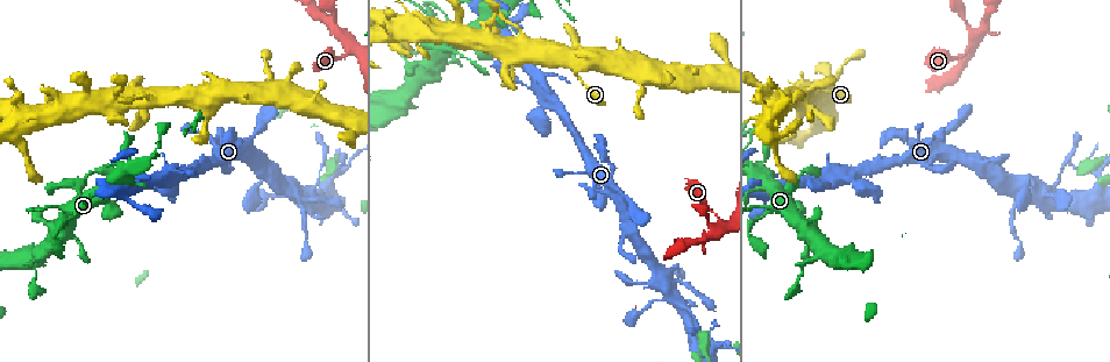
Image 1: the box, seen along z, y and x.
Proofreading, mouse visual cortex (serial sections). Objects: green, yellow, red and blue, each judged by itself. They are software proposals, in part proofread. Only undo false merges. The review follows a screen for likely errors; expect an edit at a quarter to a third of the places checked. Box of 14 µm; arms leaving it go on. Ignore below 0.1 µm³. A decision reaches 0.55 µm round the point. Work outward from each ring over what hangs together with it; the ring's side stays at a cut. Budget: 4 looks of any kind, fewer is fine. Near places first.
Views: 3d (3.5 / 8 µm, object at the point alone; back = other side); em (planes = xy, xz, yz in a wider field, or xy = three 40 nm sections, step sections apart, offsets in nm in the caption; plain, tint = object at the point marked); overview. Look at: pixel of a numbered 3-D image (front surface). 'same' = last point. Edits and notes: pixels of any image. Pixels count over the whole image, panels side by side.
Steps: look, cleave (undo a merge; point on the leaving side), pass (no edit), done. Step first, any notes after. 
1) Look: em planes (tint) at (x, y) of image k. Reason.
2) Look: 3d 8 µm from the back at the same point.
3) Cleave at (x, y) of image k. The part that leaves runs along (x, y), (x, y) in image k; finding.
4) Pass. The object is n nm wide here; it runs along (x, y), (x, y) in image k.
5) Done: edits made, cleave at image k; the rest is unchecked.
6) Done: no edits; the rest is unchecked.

Look: 3d 8 µm from the back at (722, 346) of image 1. Sudden change in width.

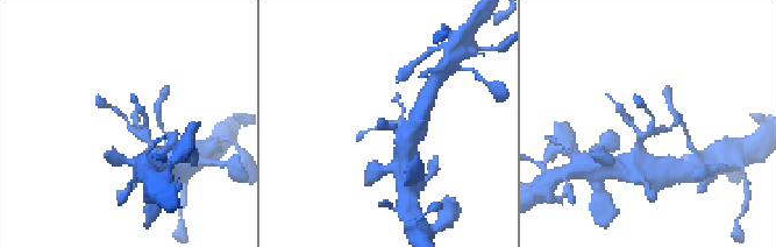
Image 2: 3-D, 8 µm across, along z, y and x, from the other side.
Look: em xy step 1 (tint) at (653, 127) of image 2. Now the EM.

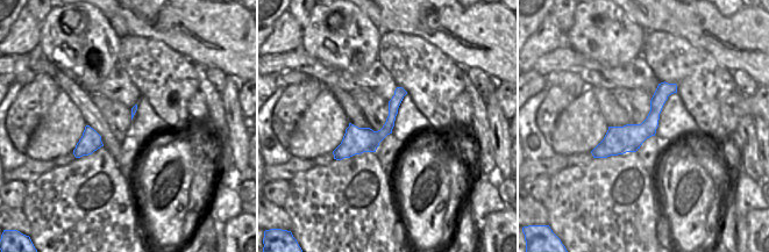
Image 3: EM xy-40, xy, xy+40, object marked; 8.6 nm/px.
Pass. It runs along (674, 87), (638, 134), (596, 155) in image 3; continuous, no second cell.

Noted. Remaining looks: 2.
Look: 3d 3.5 µm at (387, 26) of image 1.

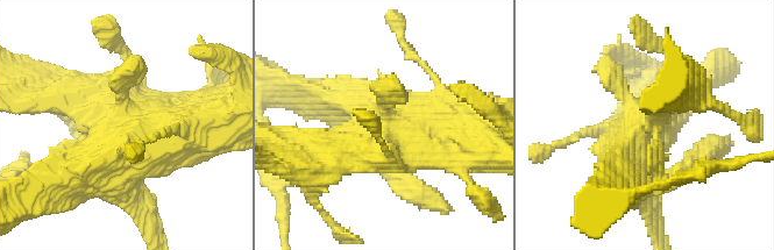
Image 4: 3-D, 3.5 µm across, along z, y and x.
Look: em xy step 1 (tint) at (642, 124) of image 4. Shape alone is not enough.

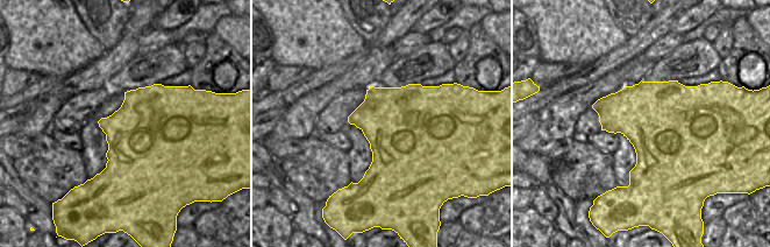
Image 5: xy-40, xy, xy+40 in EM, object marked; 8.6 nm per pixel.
Pass. It runs along (221, 123), (149, 138), (125, 163), (139, 206) in image 4; continuous, no second cell.

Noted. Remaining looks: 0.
Done: no edits; the rest is unchecked.

